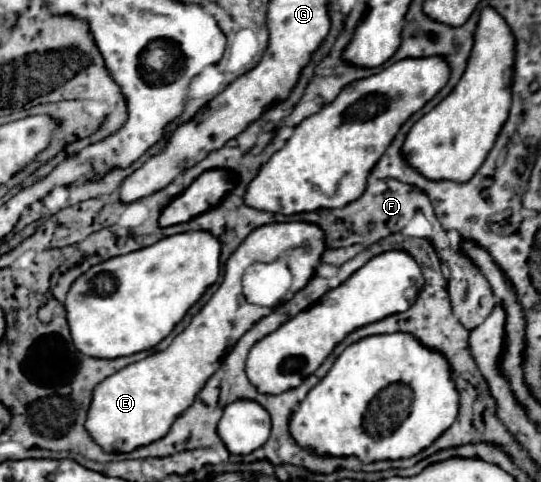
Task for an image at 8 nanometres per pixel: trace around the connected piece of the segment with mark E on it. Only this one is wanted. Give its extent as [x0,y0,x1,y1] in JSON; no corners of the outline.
[86,221,326,453]

